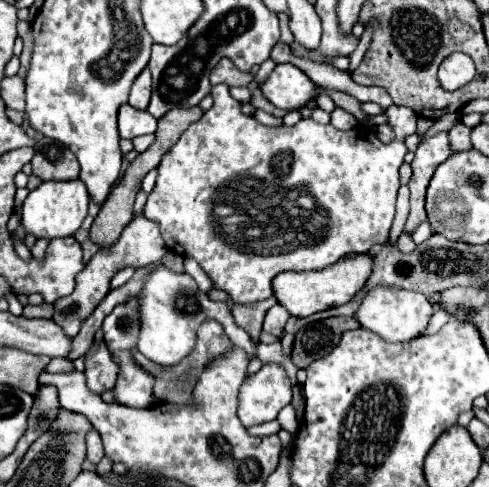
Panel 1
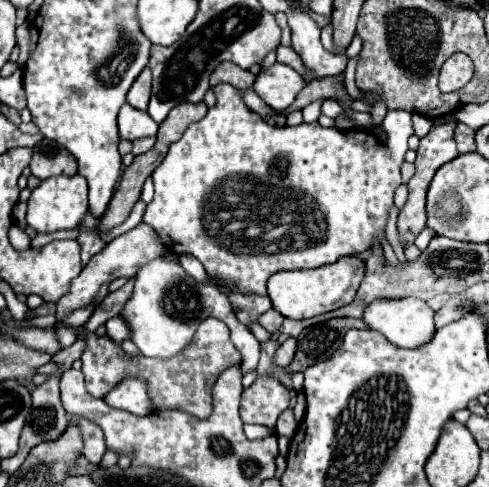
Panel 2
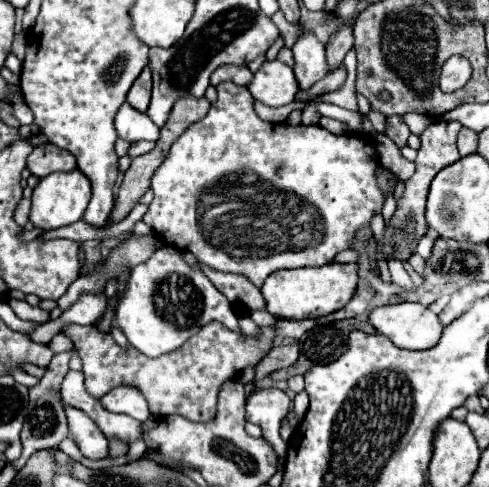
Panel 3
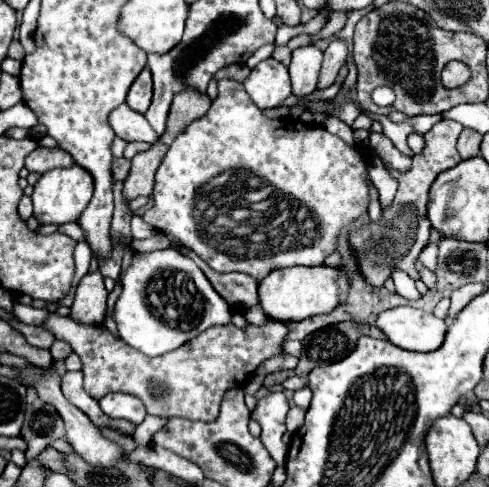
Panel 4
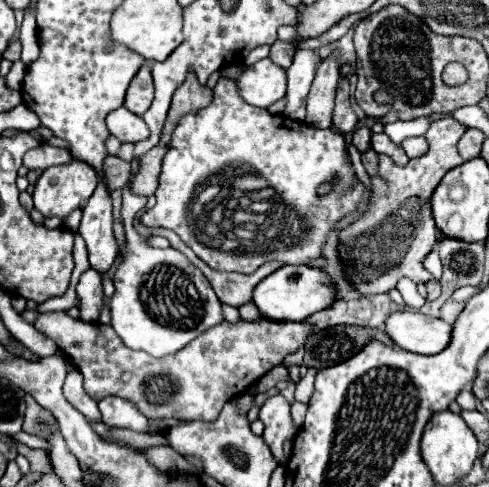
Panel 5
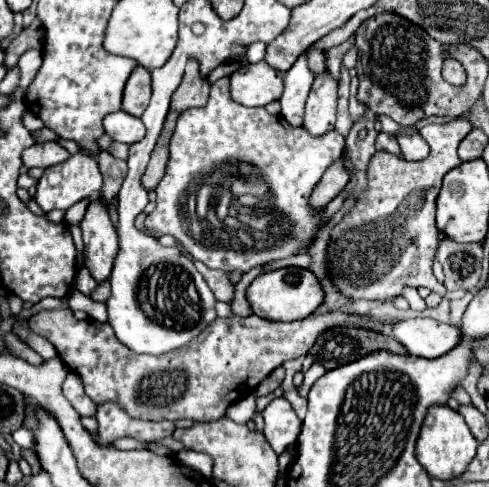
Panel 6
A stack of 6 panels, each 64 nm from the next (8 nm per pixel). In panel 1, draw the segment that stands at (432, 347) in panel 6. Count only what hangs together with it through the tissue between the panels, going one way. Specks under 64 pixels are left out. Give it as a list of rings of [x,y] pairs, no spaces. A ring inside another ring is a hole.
[[[374,288],[360,304],[356,318],[364,328],[376,332],[388,342],[408,342],[422,336],[432,314],[434,314],[434,306],[426,300],[426,296],[398,288]]]

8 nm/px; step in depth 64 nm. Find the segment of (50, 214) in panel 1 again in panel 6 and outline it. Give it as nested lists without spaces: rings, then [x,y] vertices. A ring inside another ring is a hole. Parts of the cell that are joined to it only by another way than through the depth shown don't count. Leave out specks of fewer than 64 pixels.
[[[78,152],[78,154],[70,156],[66,162],[46,168],[36,188],[38,188],[36,190],[36,202],[40,204],[40,208],[44,212],[50,212],[56,208],[68,210],[72,204],[80,202],[82,198],[90,198],[90,196],[98,194],[98,190],[102,188],[102,174],[98,170],[98,162],[94,156]]]

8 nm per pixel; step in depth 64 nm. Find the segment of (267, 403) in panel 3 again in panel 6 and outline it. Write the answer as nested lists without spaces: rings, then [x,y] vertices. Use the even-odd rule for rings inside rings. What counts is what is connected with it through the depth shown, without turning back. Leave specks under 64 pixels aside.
[[[276,398],[264,412],[264,436],[276,454],[282,454],[288,446],[298,440],[300,418],[284,398]]]

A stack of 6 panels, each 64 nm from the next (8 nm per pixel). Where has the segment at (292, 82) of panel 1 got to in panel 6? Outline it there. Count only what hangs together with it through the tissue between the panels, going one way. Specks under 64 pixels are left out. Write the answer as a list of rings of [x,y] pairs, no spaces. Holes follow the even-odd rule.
[[[264,62],[246,64],[230,74],[230,96],[242,106],[266,106],[280,98],[282,74]]]

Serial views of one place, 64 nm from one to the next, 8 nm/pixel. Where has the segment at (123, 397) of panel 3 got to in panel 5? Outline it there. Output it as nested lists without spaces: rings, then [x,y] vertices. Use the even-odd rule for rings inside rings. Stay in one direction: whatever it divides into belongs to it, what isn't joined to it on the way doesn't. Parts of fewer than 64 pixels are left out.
[[[120,398],[102,400],[98,402],[98,406],[102,412],[102,422],[108,428],[128,428],[128,430],[142,432],[142,434],[152,432],[150,422],[144,416],[140,416],[140,410],[132,408],[128,400],[120,400]]]

